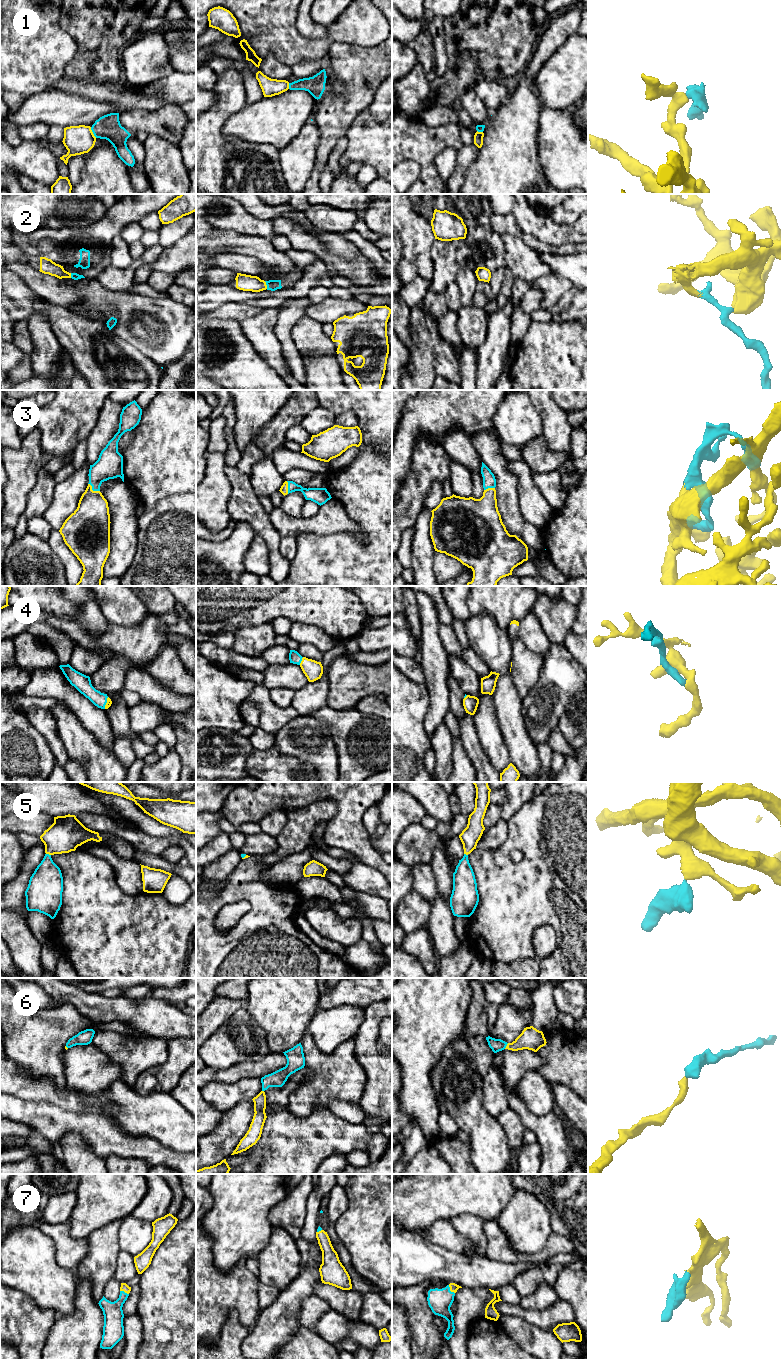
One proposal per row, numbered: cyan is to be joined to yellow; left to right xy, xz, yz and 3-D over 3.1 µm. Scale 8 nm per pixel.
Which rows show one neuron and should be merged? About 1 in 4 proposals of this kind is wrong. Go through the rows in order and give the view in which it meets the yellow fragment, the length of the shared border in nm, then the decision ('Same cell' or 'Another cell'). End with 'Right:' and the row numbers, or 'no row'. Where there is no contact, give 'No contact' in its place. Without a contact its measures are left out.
1: Touches yellow in xy. Shared border 100 nm. Another cell
2: Touches yellow in xz. Shared border 70 nm. Same cell
3: Touches yellow in xy. Shared border 120 nm. Same cell
4: Touches yellow in xz. Shared border 70 nm. Same cell
5: Touches yellow in xy. Shared border 40 nm. Same cell
6: Touches yellow in yz. Shared border 60 nm. Same cell
7: Touches yellow in yz. Shared border 90 nm. Same cell
Right: 2, 3, 4, 5, 6, 7

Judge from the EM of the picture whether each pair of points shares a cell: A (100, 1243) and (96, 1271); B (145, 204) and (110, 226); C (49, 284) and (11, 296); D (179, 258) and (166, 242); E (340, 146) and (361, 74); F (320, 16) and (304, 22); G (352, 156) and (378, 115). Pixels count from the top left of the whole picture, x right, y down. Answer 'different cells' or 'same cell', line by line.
A: same cell
B: same cell
C: different cells
D: different cells
E: different cells
F: different cells
G: different cells

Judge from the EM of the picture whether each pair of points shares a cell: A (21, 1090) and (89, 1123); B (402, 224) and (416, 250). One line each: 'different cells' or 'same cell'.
A: different cells
B: same cell

